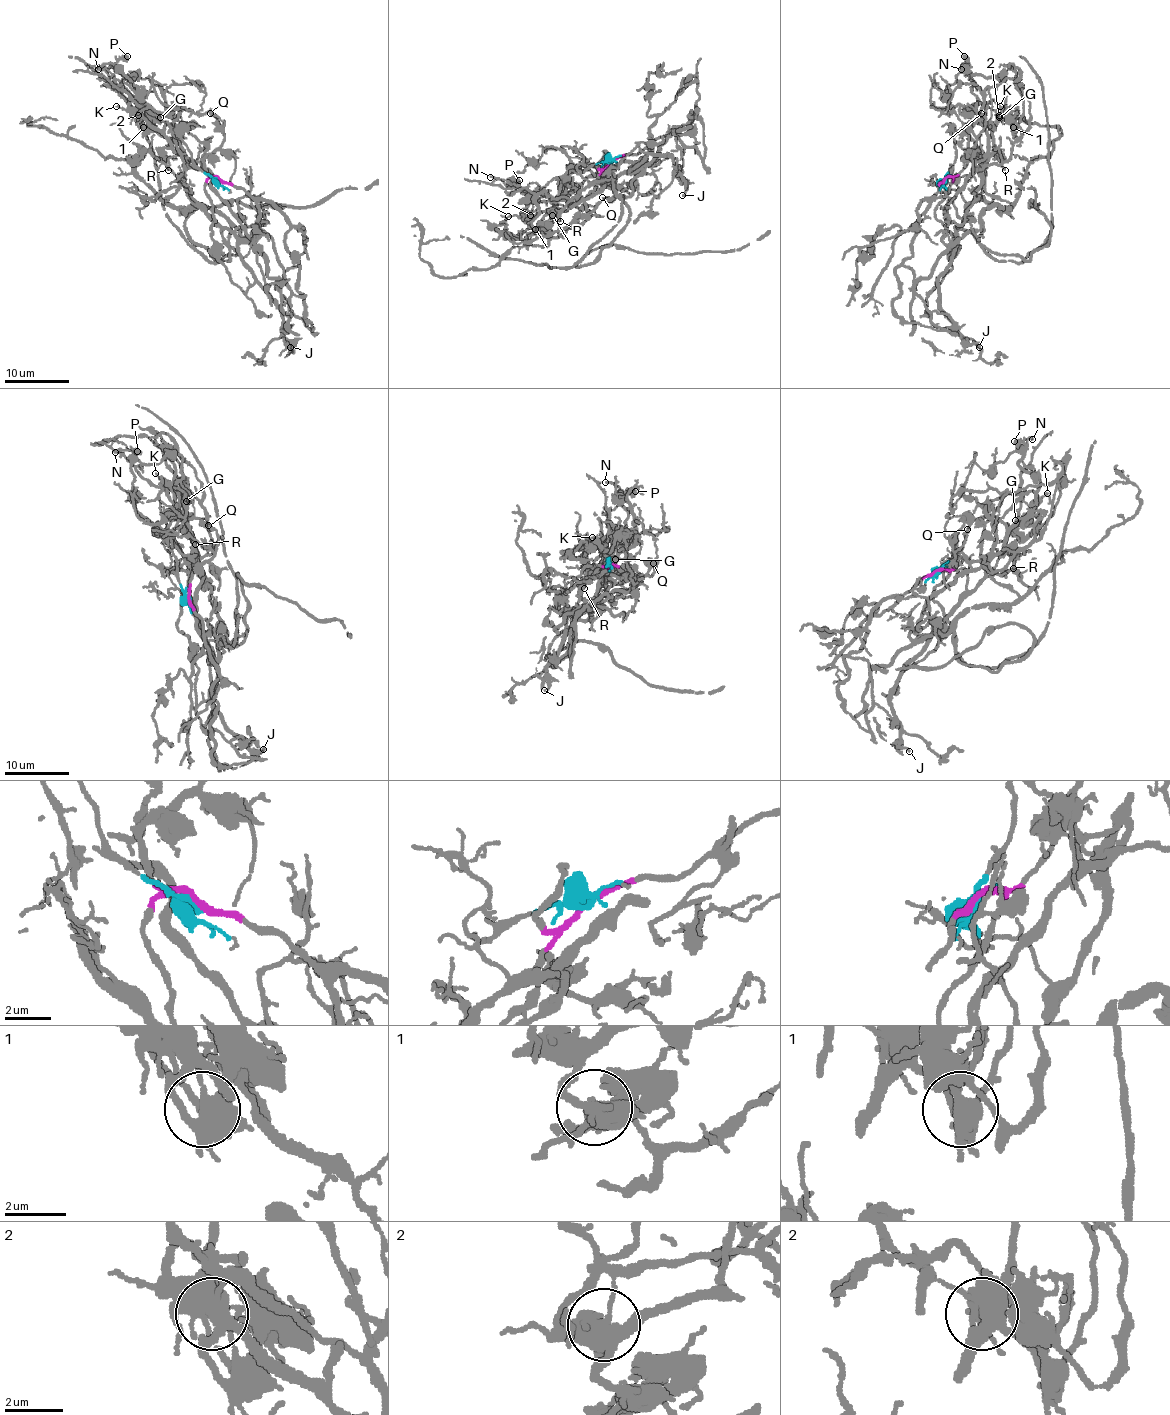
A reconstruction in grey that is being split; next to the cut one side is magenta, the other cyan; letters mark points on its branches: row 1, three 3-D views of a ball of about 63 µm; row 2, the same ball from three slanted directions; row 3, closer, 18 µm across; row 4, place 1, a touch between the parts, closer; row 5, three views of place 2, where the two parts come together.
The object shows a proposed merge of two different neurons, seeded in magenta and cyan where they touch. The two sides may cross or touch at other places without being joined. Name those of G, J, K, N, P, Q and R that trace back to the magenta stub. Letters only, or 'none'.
J, Q

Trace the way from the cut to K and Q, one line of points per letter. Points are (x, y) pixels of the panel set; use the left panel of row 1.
K: (218, 180), (194, 164), (191, 152), (167, 123), (161, 129), (151, 126), (142, 116), (116, 107)
Q: (218, 179), (210, 177), (204, 168), (204, 160), (223, 140), (223, 131), (210, 113)

